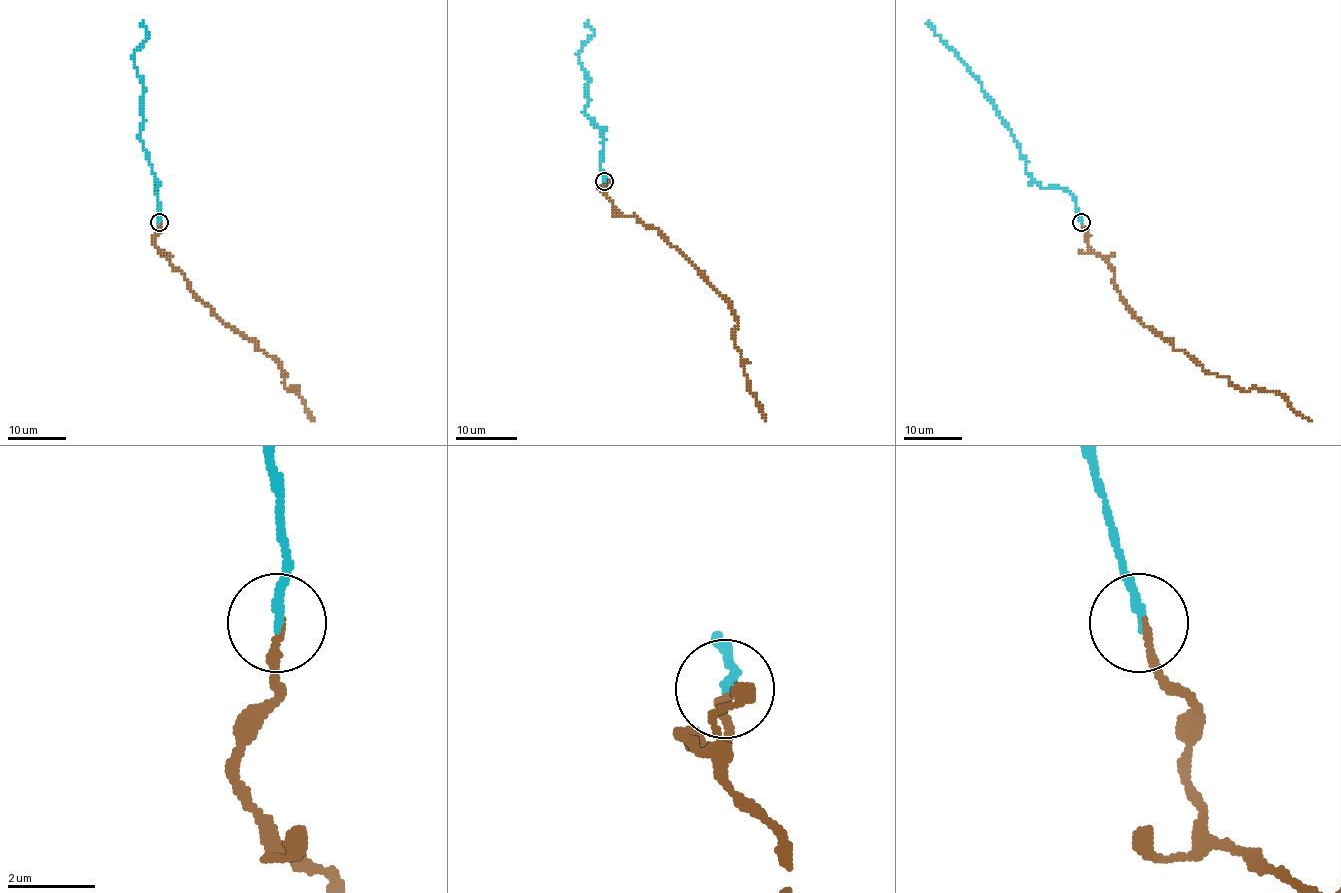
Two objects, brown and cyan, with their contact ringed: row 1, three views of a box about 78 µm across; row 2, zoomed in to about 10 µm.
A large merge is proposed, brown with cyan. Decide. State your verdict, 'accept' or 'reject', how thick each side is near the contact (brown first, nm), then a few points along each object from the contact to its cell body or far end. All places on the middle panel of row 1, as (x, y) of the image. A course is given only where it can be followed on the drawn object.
accept; calibres 160 and 200 nm; course brown (604, 181), (599, 188), (612, 204), (654, 227), (729, 302), (737, 325), (734, 345), (766, 421); course cyan (604, 181), (601, 130), (584, 113), (589, 79), (578, 58), (593, 33), (589, 21)

